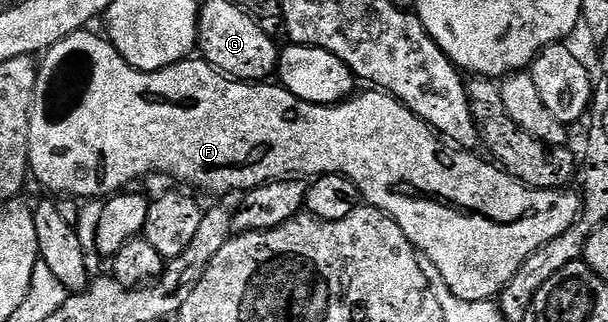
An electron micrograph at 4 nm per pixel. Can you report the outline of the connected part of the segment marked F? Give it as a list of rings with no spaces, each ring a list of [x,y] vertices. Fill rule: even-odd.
[[[82,32],[67,36],[59,44],[44,51],[43,57],[39,62],[37,72],[37,83],[35,84],[35,96],[33,97],[33,107],[29,113],[29,168],[32,177],[37,177],[37,182],[41,186],[46,186],[53,196],[68,196],[74,200],[105,200],[115,194],[120,194],[132,182],[139,183],[145,180],[151,173],[165,173],[173,178],[174,183],[181,184],[186,182],[194,191],[210,190],[213,194],[225,194],[228,190],[241,190],[248,192],[255,187],[261,186],[265,182],[276,182],[278,178],[292,178],[294,176],[320,176],[322,174],[343,174],[351,179],[357,186],[358,195],[368,205],[374,206],[377,210],[382,210],[387,216],[391,216],[403,228],[403,236],[417,251],[424,261],[435,264],[439,268],[439,276],[451,288],[459,300],[471,300],[472,302],[488,302],[496,299],[501,290],[509,283],[511,276],[519,272],[519,268],[528,260],[531,255],[543,244],[555,240],[577,219],[581,213],[580,193],[572,189],[564,190],[530,190],[517,178],[513,178],[500,166],[492,161],[477,162],[477,158],[465,148],[450,148],[434,130],[419,116],[415,116],[397,98],[384,92],[369,92],[373,94],[354,93],[345,99],[331,106],[316,106],[310,102],[300,102],[290,90],[286,90],[280,84],[254,84],[251,82],[236,81],[216,70],[204,60],[186,60],[176,62],[173,66],[168,66],[155,72],[143,72],[133,66],[128,66],[123,60],[123,56],[108,37],[97,34]]]

